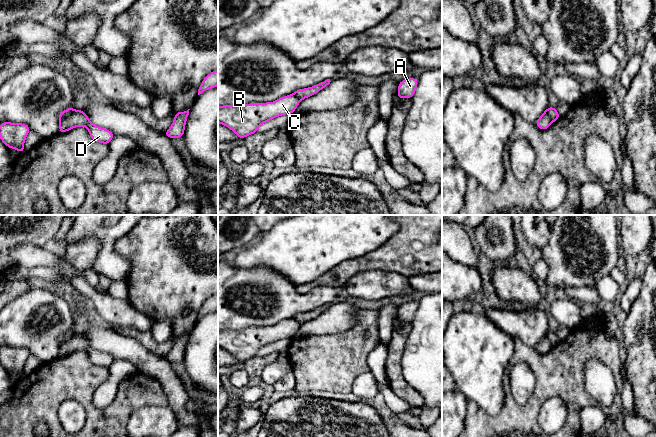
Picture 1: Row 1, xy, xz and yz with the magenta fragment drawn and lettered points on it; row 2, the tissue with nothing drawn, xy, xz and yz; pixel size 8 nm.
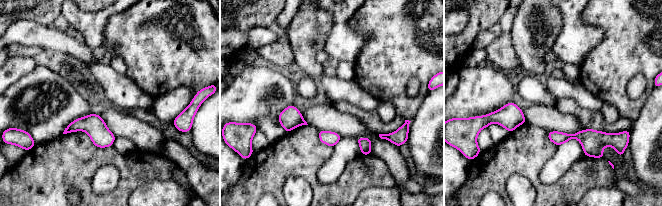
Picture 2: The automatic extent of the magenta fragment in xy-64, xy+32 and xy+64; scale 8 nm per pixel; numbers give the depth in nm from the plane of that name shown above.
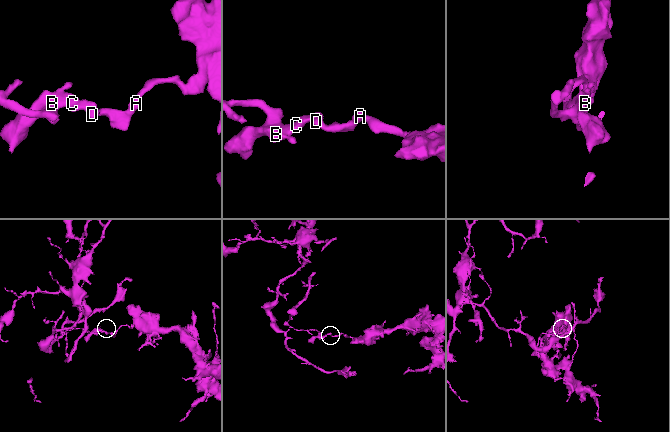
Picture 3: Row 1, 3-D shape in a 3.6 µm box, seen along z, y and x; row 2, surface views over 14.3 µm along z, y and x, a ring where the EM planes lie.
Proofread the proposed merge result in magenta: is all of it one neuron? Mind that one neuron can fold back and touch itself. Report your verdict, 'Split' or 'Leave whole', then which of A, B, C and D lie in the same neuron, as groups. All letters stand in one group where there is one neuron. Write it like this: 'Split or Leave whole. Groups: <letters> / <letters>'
Split. Groups: A D / B C

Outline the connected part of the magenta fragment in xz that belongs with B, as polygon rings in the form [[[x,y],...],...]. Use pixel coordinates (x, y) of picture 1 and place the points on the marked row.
[[[287,95],[274,102],[218,106],[218,123],[231,129],[240,139],[255,134],[258,128],[278,116],[293,114],[300,100]]]

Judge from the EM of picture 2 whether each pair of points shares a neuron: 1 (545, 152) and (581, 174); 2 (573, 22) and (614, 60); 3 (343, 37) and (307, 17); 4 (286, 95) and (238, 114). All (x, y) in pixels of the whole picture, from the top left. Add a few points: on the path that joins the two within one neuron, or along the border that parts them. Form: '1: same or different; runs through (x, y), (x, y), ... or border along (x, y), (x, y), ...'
1: same; runs through (534, 171), (534, 180), (543, 189), (562, 189)
2: different; border along (588, 22), (599, 27), (604, 37), (583, 63)
3: different; border along (327, 10), (332, 16), (332, 28), (322, 49)
4: same; runs through (274, 100), (250, 102)

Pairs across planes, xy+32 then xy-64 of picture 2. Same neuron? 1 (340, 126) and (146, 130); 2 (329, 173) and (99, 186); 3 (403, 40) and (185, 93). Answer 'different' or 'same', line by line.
1: same
2: same
3: different

